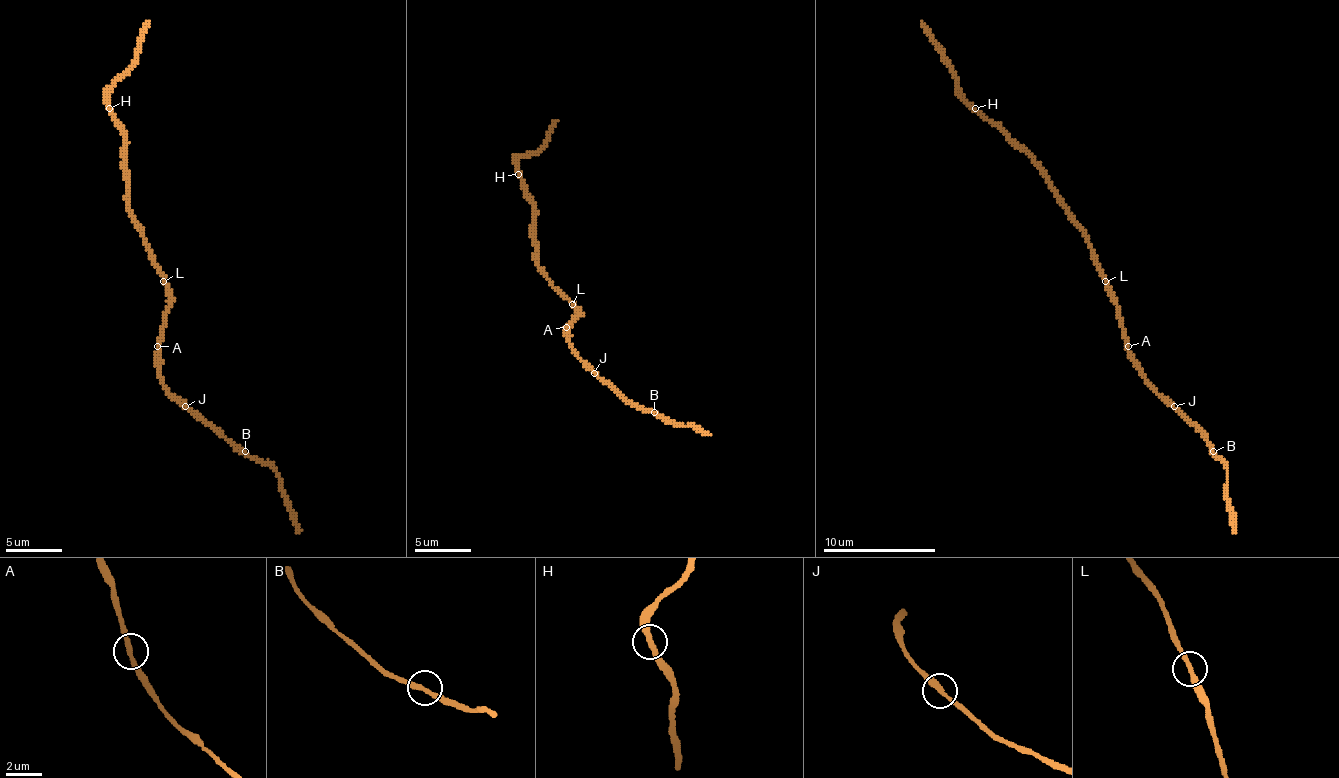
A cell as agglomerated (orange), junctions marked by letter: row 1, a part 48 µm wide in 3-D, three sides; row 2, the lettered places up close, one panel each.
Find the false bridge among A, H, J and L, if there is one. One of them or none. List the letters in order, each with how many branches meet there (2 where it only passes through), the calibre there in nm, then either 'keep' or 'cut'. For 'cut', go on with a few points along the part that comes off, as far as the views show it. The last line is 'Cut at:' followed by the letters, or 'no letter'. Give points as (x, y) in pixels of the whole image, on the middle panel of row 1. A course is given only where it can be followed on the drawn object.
A: 2 | 280 nm | keep
H: 2 | 280 nm | keep
J: 2 | 320 nm | keep
L: 2 | 280 nm | keep
Cut at: no letter

